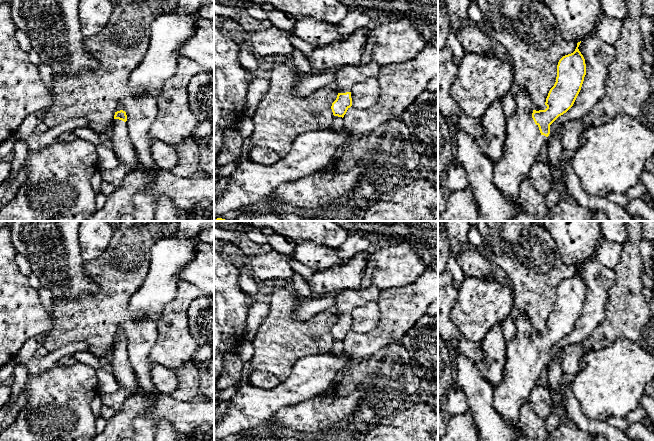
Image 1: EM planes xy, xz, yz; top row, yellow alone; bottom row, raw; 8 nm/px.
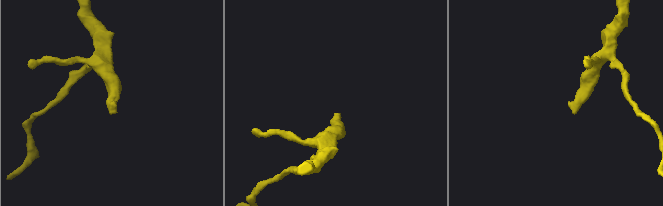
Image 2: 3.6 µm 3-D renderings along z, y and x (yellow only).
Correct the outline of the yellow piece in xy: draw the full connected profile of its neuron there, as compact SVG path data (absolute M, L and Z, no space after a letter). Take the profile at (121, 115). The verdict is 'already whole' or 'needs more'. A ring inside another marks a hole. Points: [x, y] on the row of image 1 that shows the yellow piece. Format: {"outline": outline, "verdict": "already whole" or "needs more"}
{"outline": "M123 110L115 112L114 121L105 142L111 147L120 164L127 166L131 171L140 166L137 150L129 136L127 115Z", "verdict": "needs more"}

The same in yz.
{"outline": "M581 41L577 43L575 51L571 54L563 56L557 65L557 77L554 86L550 89L546 98L545 110L534 110L528 93L524 89L519 89L516 100L515 113L507 118L507 139L504 143L503 156L494 166L493 183L503 193L510 203L514 203L519 199L519 191L521 183L528 177L532 165L538 161L539 157L544 153L547 143L547 137L550 134L550 125L561 115L566 113L574 104L586 75L585 59L578 47Z", "verdict": "needs more"}

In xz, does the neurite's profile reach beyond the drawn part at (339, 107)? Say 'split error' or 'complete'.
split error

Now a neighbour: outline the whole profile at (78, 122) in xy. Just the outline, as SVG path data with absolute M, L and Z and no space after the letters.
M84 118L71 119L62 124L48 128L43 134L32 133L27 139L28 152L36 152L44 149L48 145L58 141L60 135L65 132L74 131L78 127L88 126L88 120Z

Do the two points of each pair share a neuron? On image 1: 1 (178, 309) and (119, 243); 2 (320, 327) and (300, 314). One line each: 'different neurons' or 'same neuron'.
1: different neurons
2: different neurons

